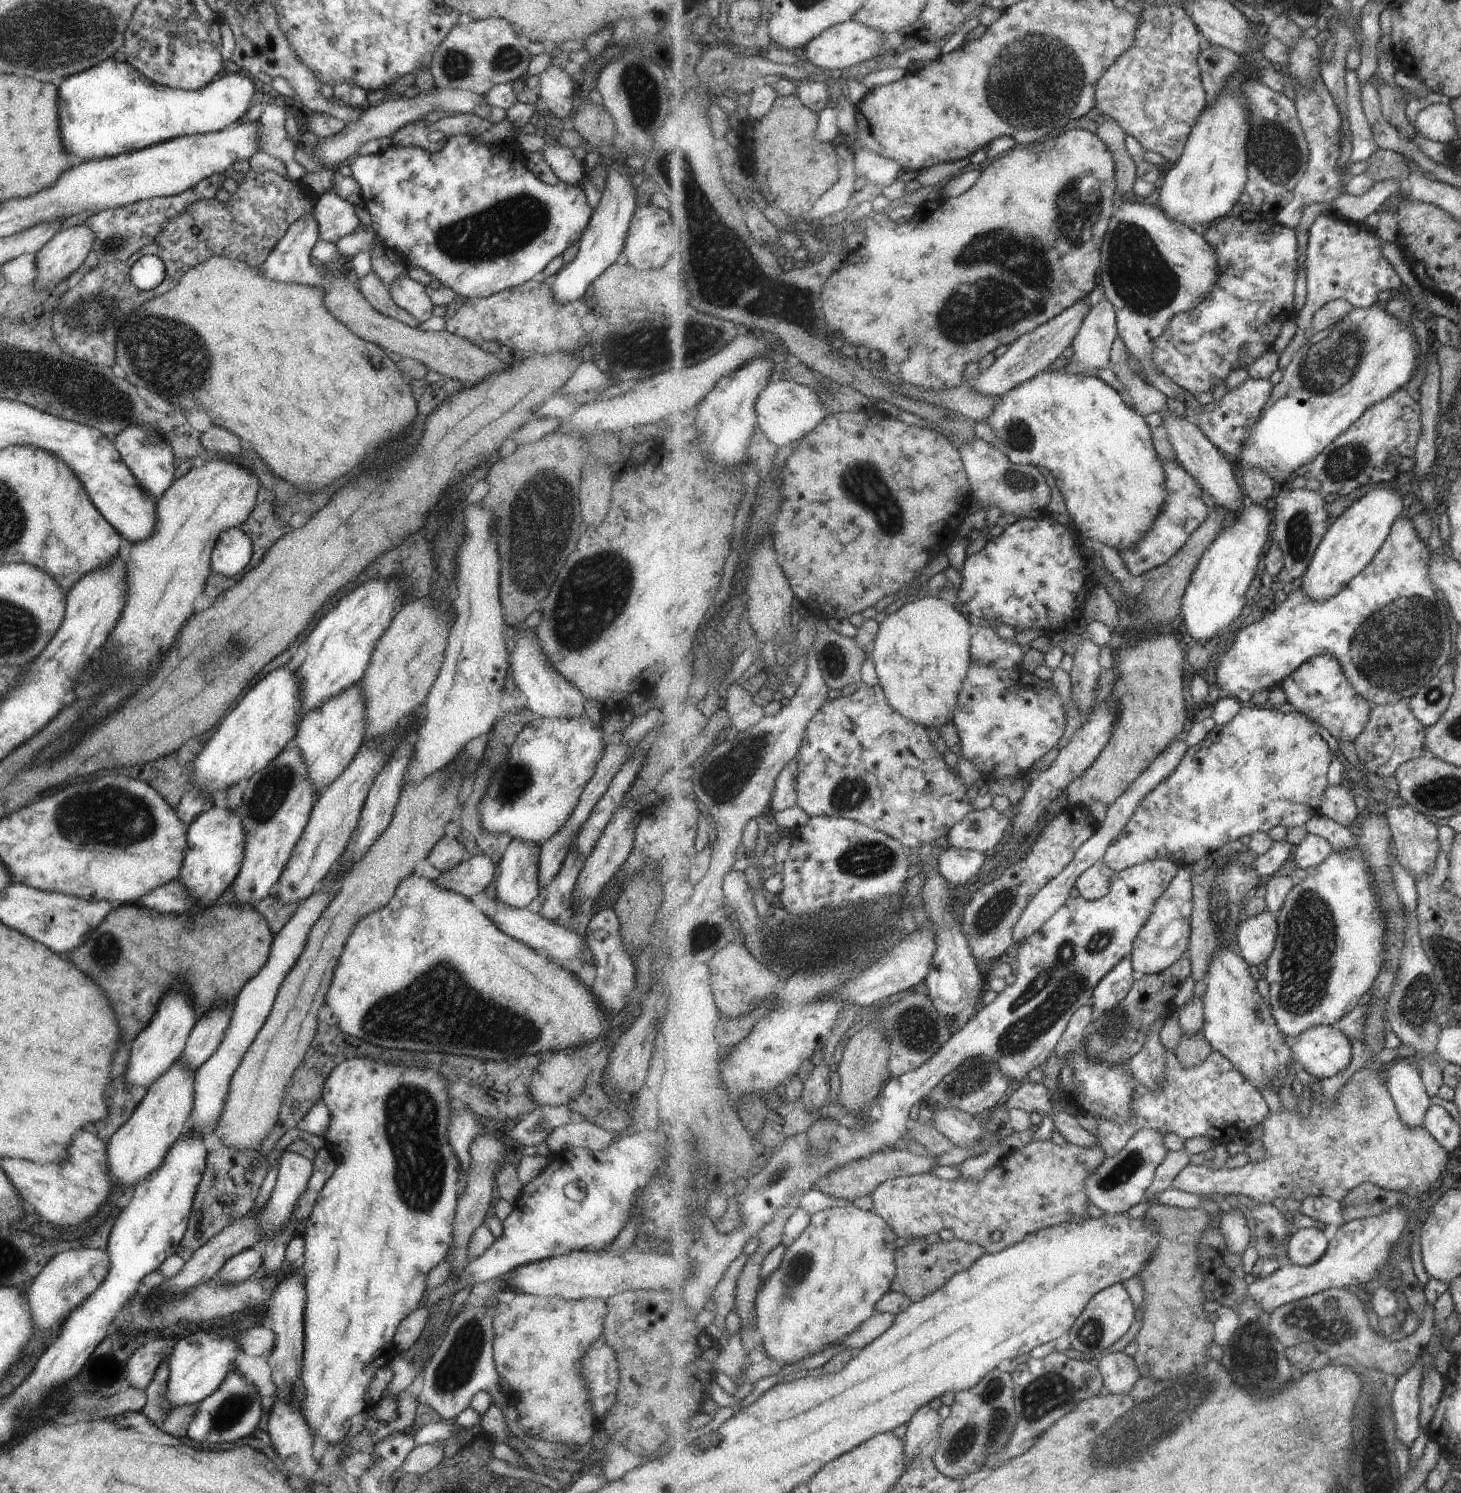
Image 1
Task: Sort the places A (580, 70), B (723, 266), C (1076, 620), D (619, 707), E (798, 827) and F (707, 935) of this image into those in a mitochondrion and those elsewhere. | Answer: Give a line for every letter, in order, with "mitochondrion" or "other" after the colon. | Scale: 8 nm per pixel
A: other
B: mitochondrion
C: other
D: other
E: other
F: mitochondrion

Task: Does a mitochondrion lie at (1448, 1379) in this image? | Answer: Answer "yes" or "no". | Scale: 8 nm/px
no

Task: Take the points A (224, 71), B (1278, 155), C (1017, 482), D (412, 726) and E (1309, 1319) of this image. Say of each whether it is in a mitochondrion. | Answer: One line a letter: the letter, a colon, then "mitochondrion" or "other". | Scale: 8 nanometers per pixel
A: other
B: mitochondrion
C: mitochondrion
D: other
E: mitochondrion

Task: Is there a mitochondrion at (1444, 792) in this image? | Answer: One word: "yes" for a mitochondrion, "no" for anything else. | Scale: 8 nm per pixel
yes

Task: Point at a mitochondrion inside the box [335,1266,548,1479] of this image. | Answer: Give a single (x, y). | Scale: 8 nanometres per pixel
(454, 1371)

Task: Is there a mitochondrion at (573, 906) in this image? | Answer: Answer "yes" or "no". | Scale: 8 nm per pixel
no

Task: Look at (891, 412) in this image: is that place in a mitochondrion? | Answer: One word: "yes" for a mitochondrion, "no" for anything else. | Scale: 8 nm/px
no

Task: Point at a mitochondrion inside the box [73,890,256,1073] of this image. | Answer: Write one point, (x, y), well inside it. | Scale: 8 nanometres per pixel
(106, 951)

